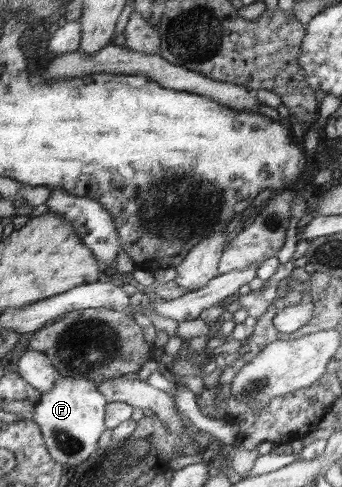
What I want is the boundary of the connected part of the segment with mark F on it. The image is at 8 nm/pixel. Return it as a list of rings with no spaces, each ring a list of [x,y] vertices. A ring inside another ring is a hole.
[[[60,373],[56,376],[54,388],[37,401],[33,418],[56,462],[72,471],[95,455],[97,440],[106,426],[107,402],[93,380],[83,376],[61,376]]]

